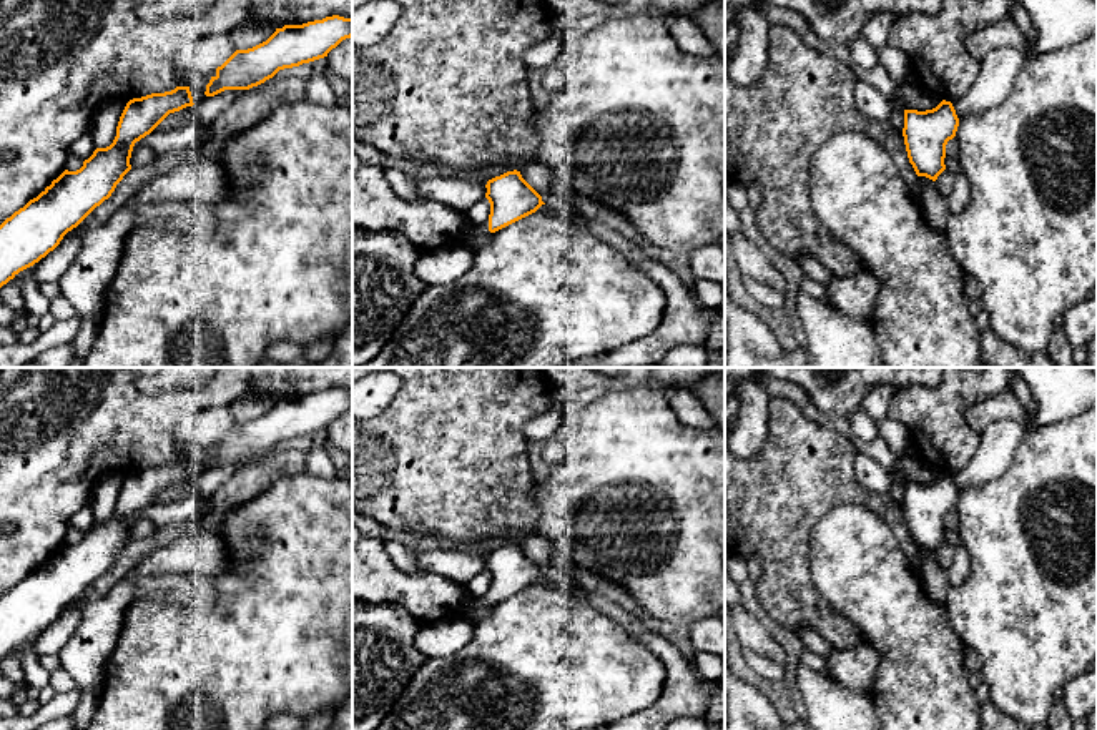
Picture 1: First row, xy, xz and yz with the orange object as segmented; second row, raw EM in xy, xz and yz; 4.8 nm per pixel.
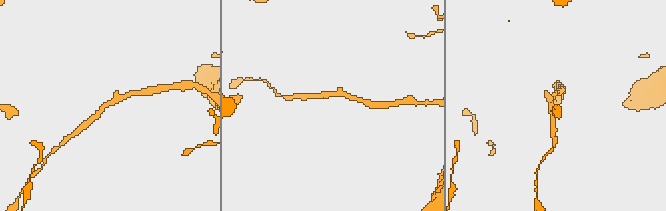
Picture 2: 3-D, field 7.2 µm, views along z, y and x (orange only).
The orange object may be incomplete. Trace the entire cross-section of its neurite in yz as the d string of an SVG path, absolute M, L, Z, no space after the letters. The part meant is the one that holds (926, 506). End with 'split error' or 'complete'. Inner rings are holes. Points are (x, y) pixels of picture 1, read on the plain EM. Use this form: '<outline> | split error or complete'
M942 472L936 481L904 482L904 517L909 535L917 549L932 554L946 542L946 517L956 509L959 491L951 474Z | complete

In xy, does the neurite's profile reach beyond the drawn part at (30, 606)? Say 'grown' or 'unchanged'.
unchanged

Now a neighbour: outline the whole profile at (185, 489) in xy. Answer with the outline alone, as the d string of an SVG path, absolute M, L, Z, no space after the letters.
M186 479L180 484L170 486L153 504L166 504L194 496L193 479Z

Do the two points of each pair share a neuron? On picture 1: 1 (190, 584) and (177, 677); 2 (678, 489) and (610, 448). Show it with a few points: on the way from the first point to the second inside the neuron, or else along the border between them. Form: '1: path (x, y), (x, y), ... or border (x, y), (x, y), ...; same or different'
1: border (216, 586), (213, 606), (205, 614), (148, 599); different
2: path (662, 481), (642, 478), (627, 463); same

